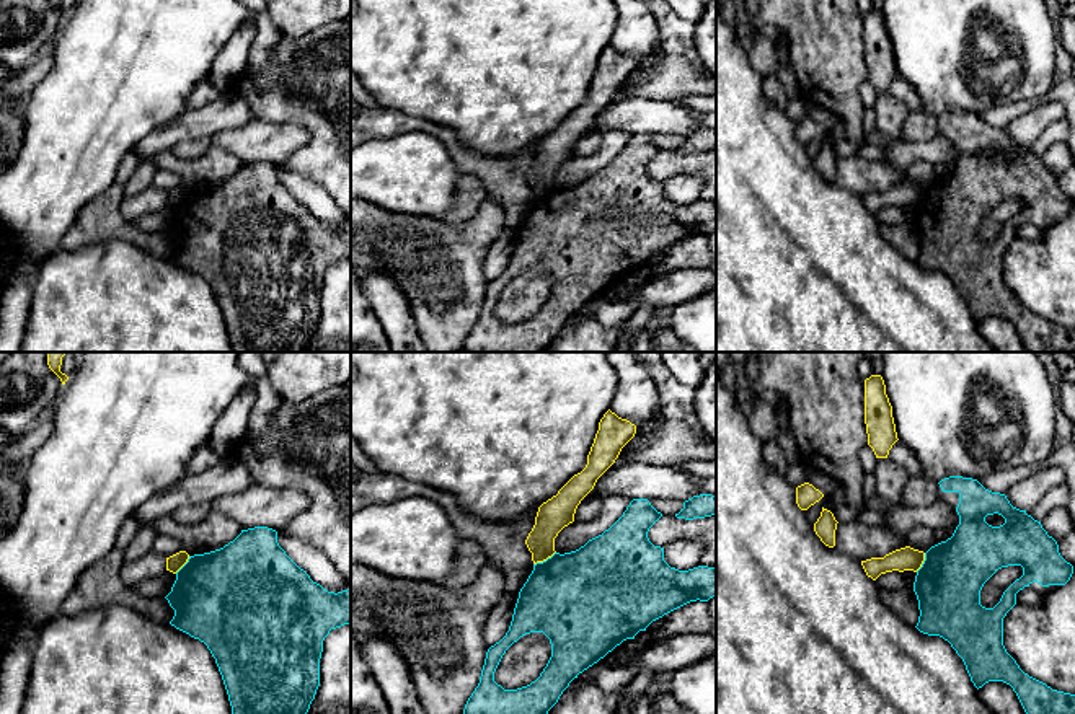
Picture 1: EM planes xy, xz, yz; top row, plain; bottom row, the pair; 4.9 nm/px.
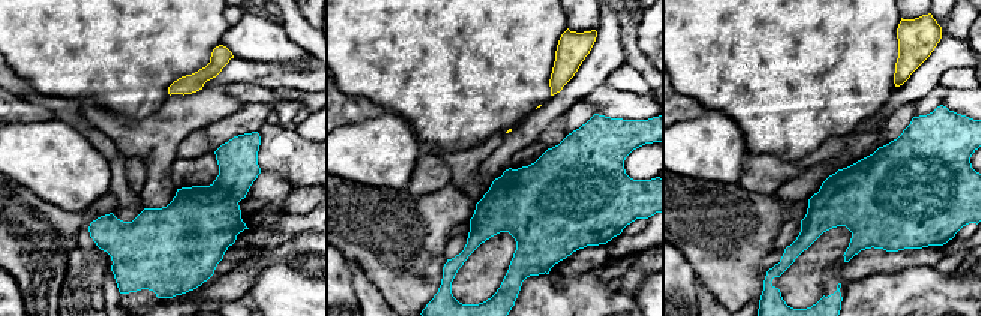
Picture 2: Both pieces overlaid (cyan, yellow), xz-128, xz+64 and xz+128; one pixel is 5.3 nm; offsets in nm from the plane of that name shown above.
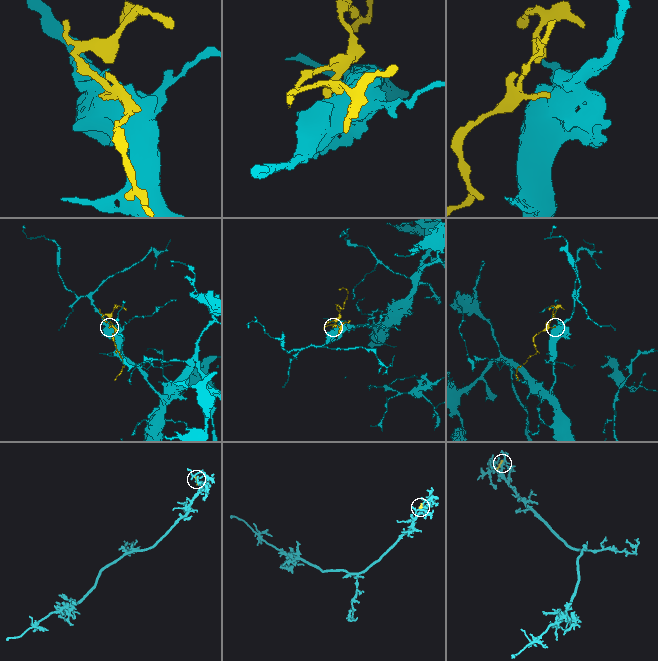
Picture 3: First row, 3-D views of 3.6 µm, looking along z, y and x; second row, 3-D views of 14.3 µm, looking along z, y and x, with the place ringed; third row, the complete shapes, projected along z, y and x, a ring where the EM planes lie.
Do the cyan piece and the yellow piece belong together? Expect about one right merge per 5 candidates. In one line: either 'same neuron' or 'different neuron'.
different neuron

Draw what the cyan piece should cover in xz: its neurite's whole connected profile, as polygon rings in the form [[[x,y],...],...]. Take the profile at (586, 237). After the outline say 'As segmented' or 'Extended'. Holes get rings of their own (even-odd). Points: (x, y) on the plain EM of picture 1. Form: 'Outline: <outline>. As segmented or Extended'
Outline: [[[633,134],[602,170],[576,186],[555,187],[533,199],[519,227],[509,266],[486,287],[480,318],[465,339],[463,352],[545,352],[579,308],[623,275],[635,274],[653,256],[690,236],[716,231],[716,202],[679,205],[664,196],[664,183],[649,176],[648,166],[661,152],[648,134]],[[530,267],[543,267],[550,274],[551,292],[535,316],[504,324],[494,316],[494,306],[506,285]]]. As segmented

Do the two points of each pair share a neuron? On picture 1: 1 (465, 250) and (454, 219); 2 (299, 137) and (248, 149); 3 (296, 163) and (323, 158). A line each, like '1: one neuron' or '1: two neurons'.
1: two neurons
2: one neuron
3: one neuron

